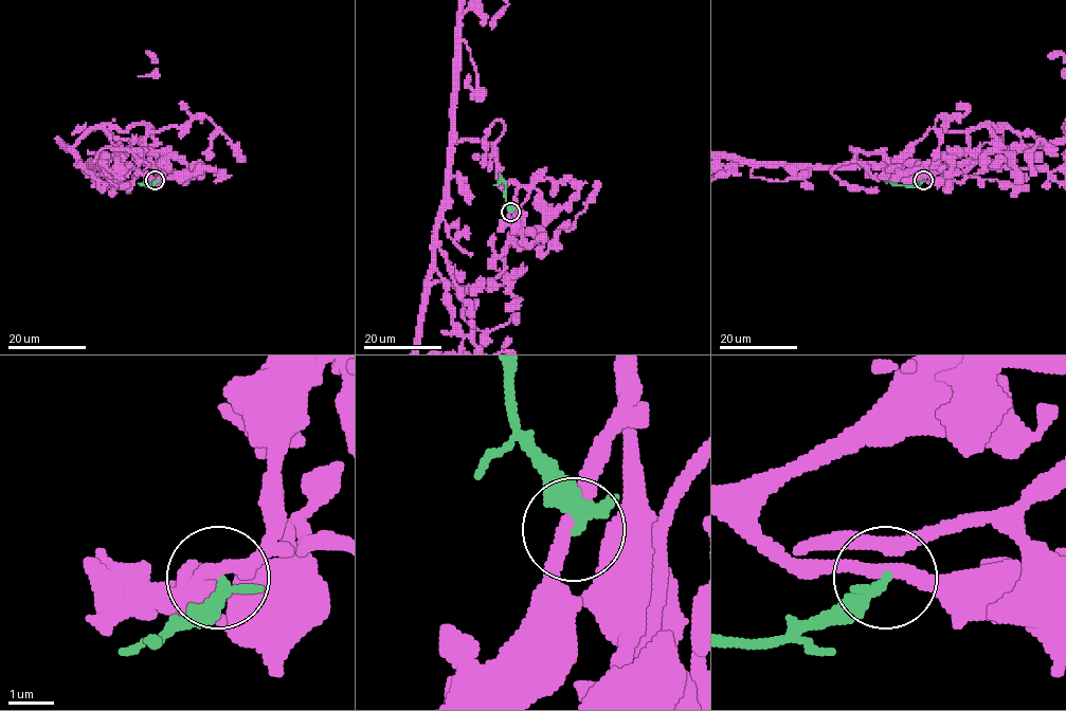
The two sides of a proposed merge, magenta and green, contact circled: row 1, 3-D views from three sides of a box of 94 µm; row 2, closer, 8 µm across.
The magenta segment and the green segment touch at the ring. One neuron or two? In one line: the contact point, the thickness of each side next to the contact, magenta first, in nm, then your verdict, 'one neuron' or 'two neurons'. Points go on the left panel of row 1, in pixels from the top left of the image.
at (155, 180); 280 nm thick on the magenta side, 320 nm on the other; two neurons

